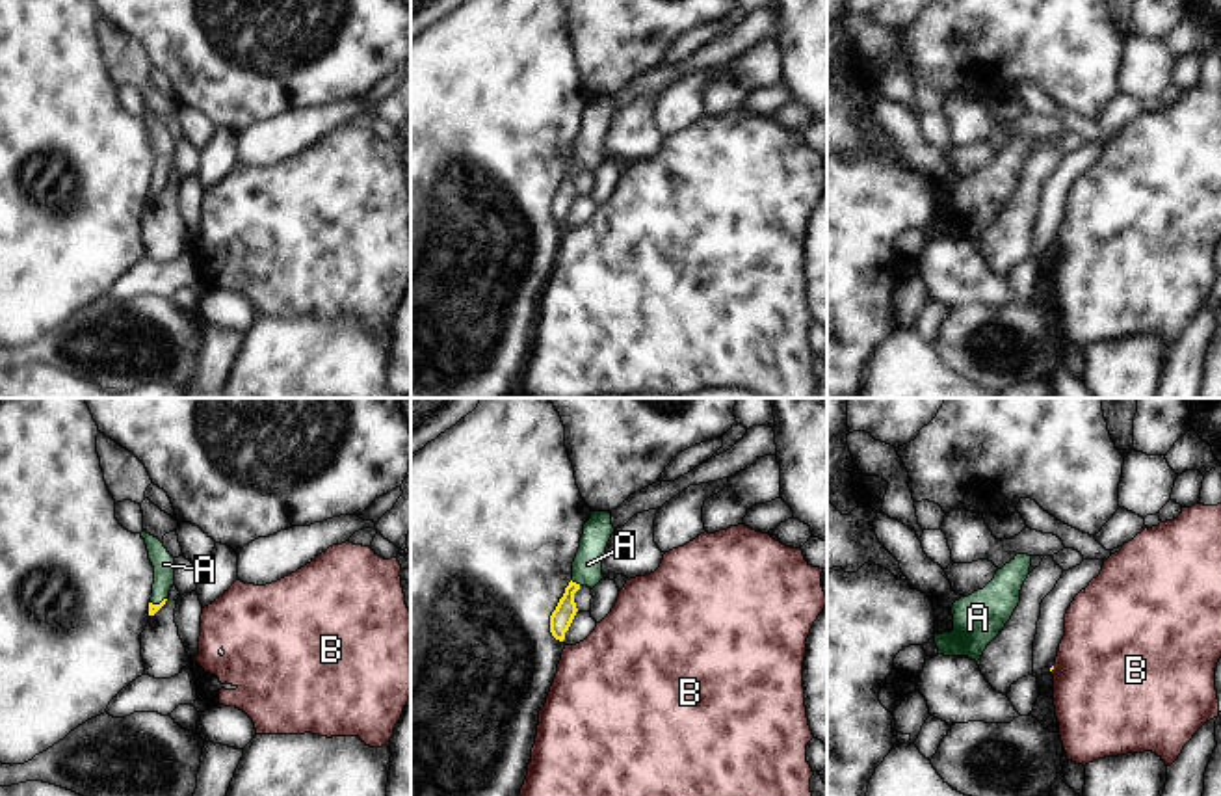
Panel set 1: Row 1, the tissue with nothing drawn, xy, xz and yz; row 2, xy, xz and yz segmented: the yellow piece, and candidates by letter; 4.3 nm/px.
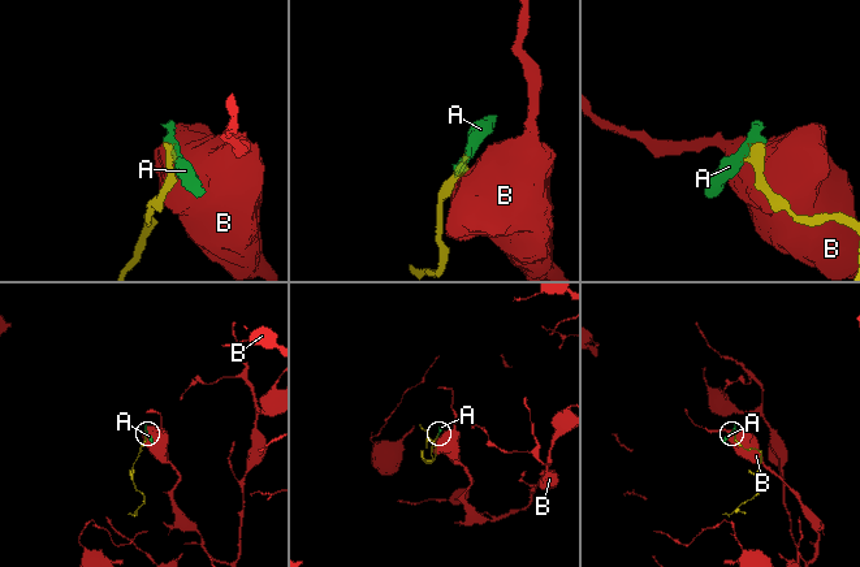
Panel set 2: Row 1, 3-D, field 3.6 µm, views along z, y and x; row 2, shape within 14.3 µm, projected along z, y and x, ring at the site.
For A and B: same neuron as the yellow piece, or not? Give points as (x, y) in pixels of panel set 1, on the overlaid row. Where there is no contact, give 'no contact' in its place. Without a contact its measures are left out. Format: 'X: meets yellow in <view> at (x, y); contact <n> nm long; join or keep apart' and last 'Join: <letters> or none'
A: meets yellow in xz at (575, 583); contact 50 nm long; join
B: meets yellow in yz at (1052, 668); contact 40 nm long; keep apart
Join: A

